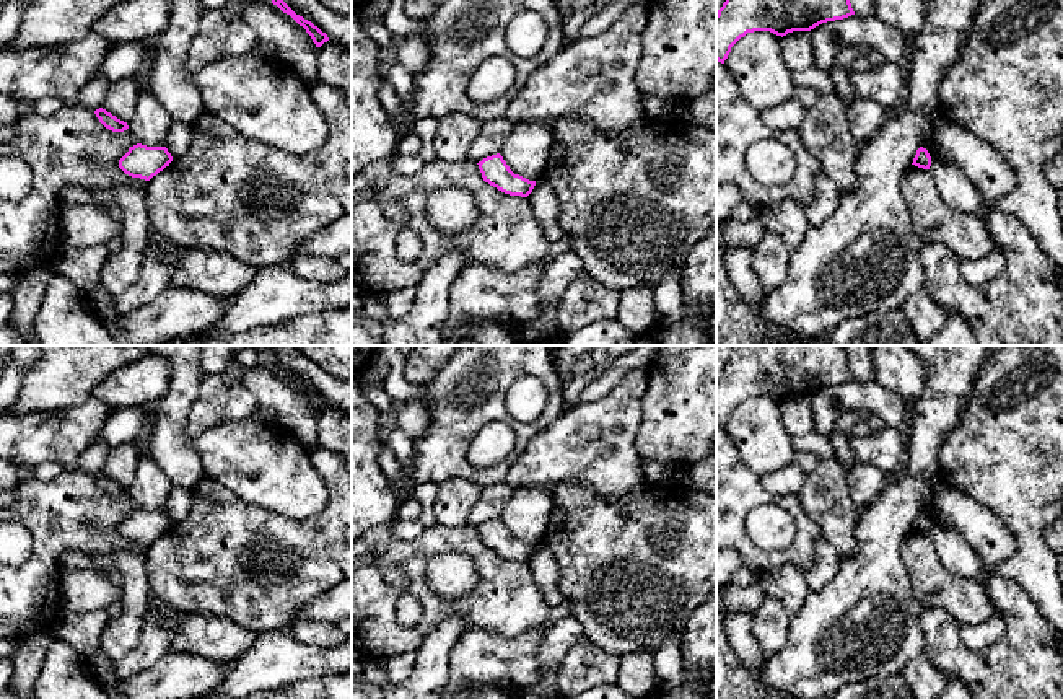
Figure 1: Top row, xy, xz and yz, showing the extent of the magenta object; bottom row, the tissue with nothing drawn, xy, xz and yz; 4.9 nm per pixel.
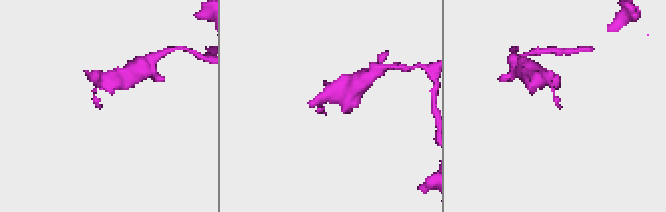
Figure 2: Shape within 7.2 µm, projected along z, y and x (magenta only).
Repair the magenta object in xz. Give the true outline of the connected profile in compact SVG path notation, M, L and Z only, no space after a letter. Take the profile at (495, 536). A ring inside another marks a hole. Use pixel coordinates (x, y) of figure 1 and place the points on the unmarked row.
M500 518L487 521L477 530L483 546L505 559L527 562L536 551L536 546L514 539Z

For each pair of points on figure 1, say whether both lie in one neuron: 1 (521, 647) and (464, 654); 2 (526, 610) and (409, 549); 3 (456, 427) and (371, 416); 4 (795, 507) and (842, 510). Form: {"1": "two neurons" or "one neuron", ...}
{"1": "one neuron", "2": "one neuron", "3": "two neurons", "4": "two neurons"}

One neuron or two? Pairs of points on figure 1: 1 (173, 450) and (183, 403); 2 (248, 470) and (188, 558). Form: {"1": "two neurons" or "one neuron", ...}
{"1": "one neuron", "2": "two neurons"}

